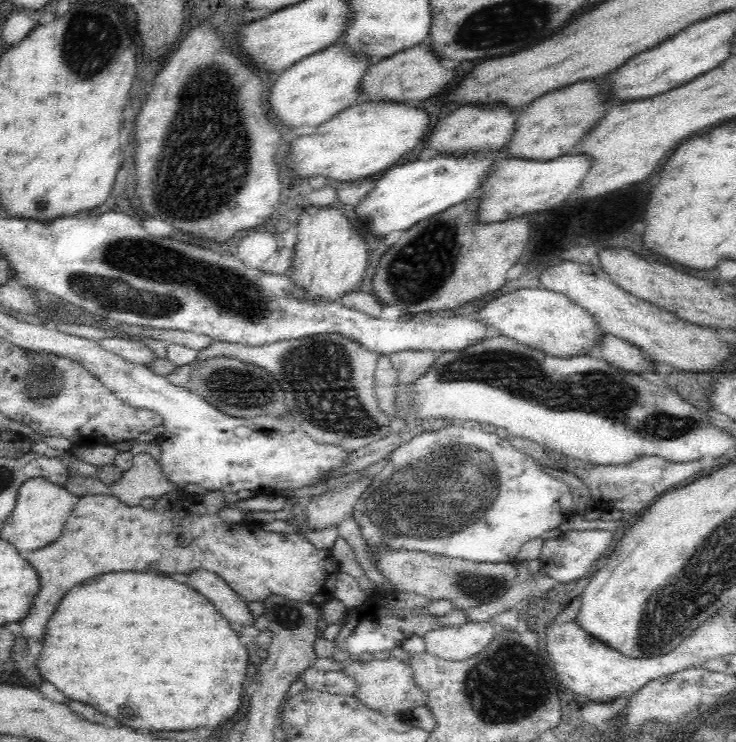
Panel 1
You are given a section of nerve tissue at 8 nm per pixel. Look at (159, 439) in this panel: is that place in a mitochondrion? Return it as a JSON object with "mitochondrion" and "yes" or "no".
{"mitochondrion":"no"}

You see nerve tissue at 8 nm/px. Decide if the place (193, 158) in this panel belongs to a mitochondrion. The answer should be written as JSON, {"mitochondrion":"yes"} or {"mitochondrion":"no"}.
{"mitochondrion":"yes"}

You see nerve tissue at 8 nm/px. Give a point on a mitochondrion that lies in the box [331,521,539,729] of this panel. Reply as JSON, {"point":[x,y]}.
{"point":[476,586]}

